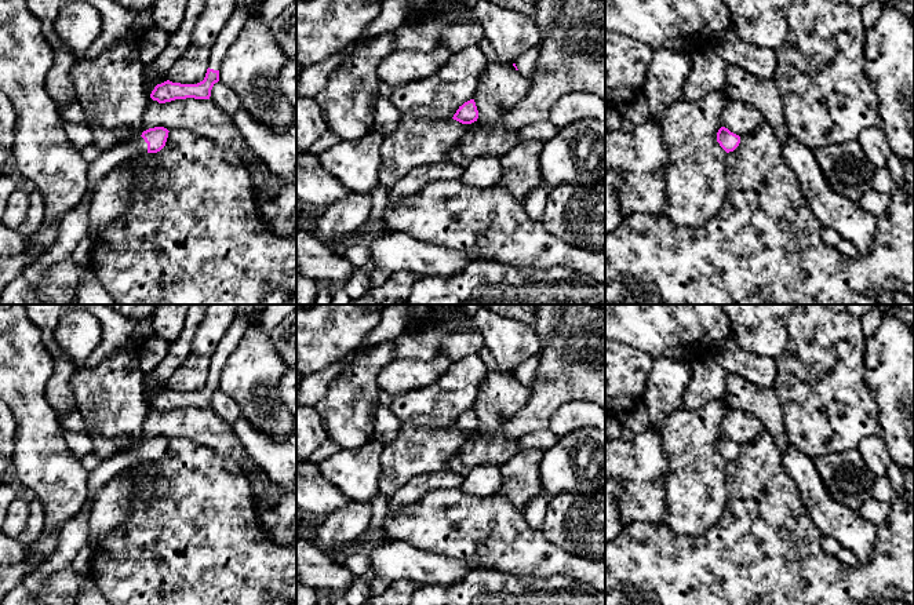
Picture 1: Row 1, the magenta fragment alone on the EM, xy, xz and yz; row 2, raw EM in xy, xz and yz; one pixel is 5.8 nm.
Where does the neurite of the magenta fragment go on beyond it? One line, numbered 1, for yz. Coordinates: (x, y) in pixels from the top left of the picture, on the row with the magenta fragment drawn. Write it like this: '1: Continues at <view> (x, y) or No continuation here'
1: No continuation here

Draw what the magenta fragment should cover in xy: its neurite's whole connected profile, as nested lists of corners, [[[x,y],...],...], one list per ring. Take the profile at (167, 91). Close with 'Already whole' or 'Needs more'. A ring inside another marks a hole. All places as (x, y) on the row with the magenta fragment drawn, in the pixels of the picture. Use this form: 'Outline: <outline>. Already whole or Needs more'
Outline: [[[238,0],[234,12],[230,15],[215,44],[211,47],[208,69],[203,81],[197,84],[181,84],[170,80],[157,84],[150,94],[153,101],[159,103],[171,102],[175,99],[210,99],[211,90],[219,81],[219,69],[229,47],[237,40],[248,19],[248,8],[252,0]]]. Needs more

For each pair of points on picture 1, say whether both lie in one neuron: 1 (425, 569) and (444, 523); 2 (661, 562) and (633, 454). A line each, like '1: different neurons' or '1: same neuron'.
1: different neurons
2: different neurons

